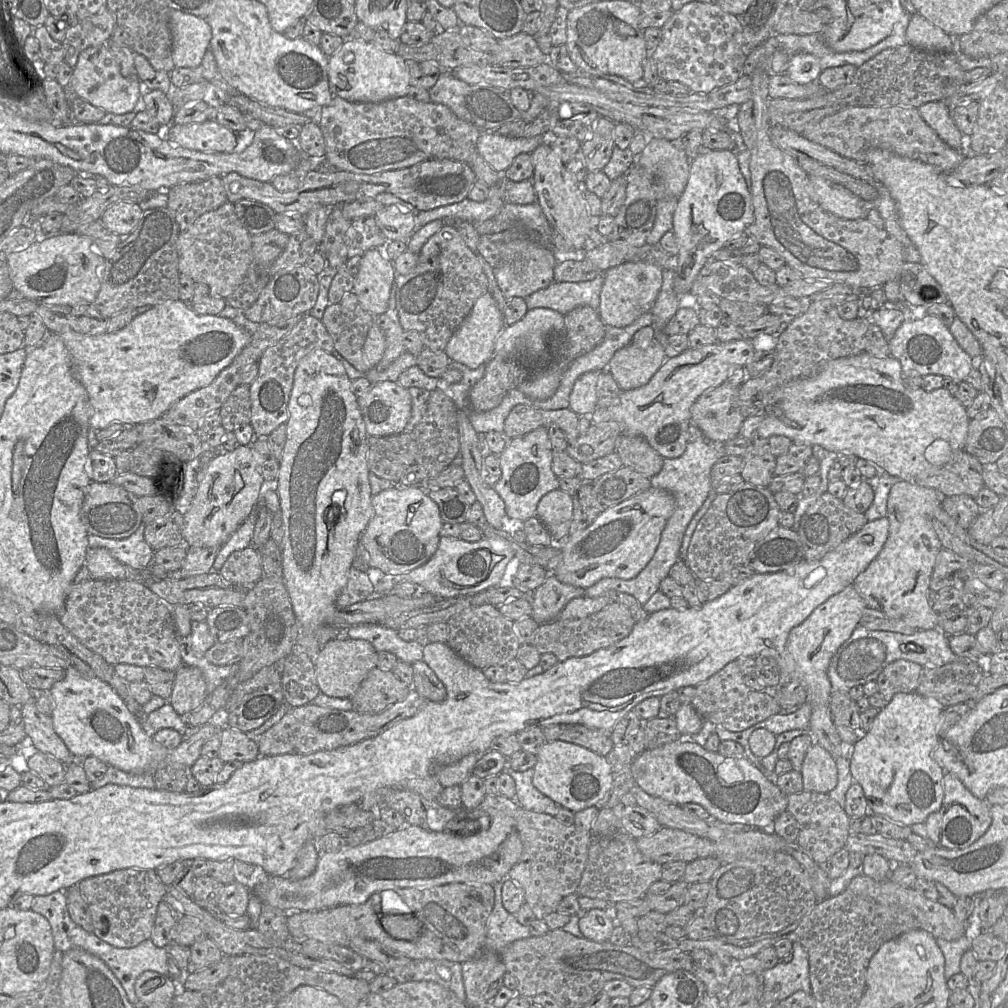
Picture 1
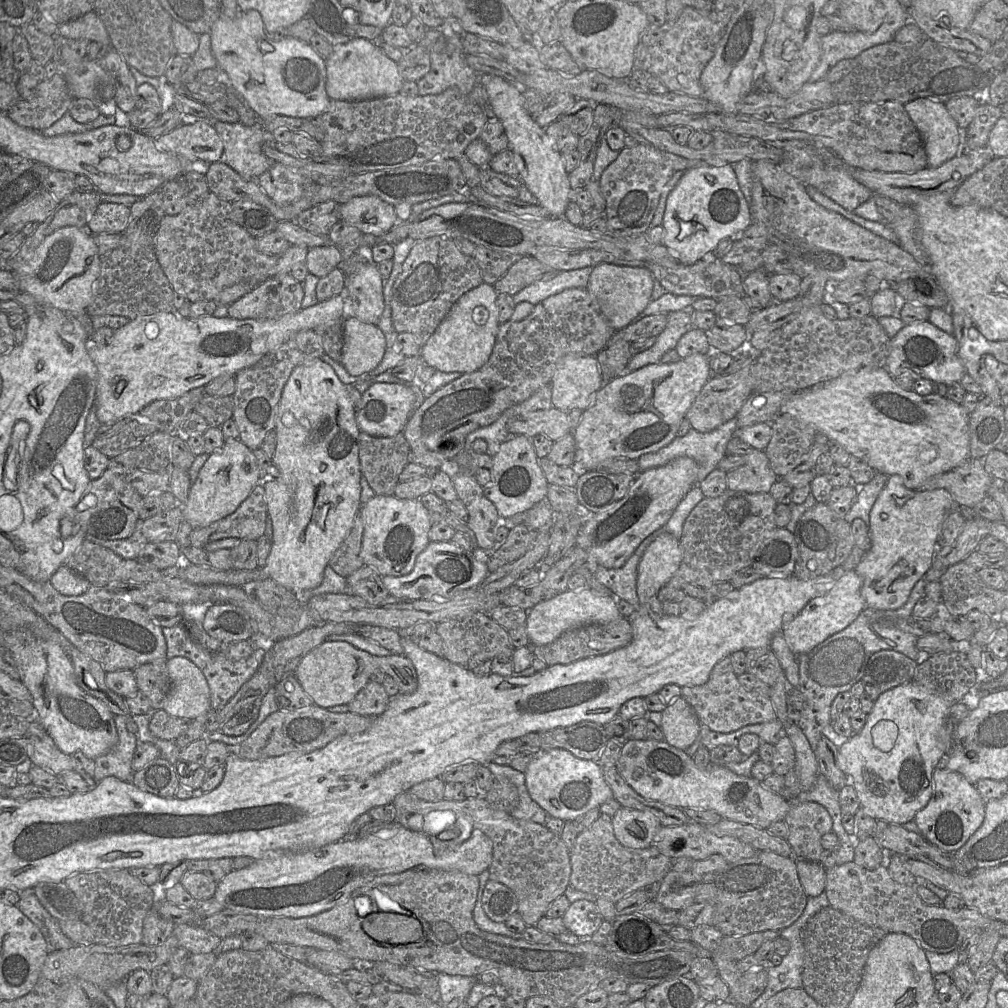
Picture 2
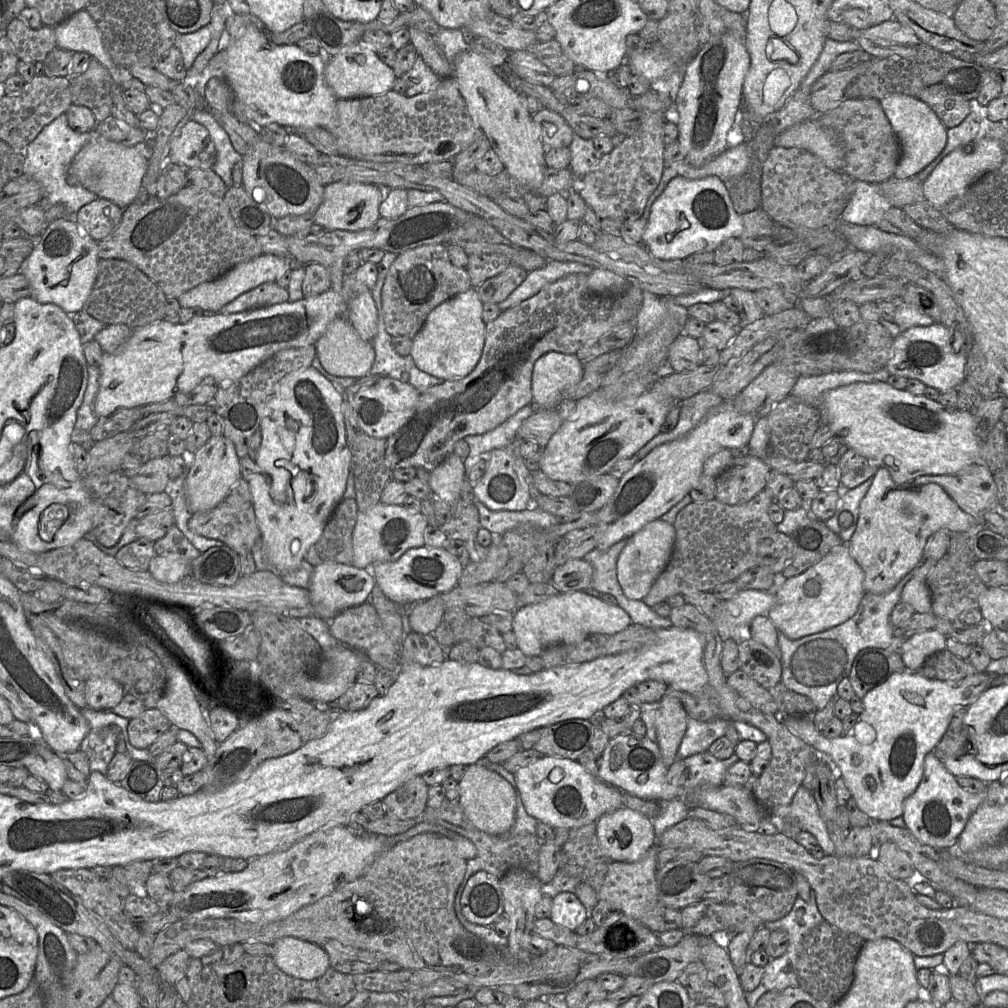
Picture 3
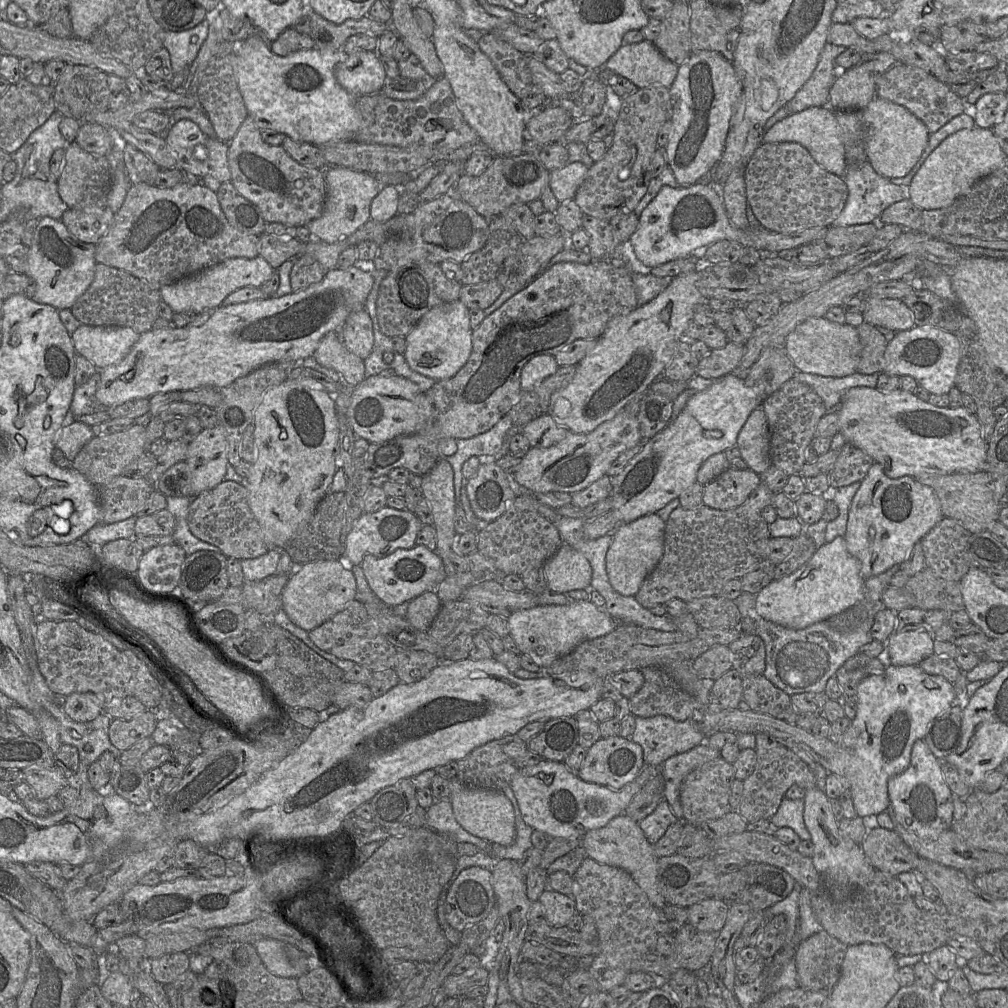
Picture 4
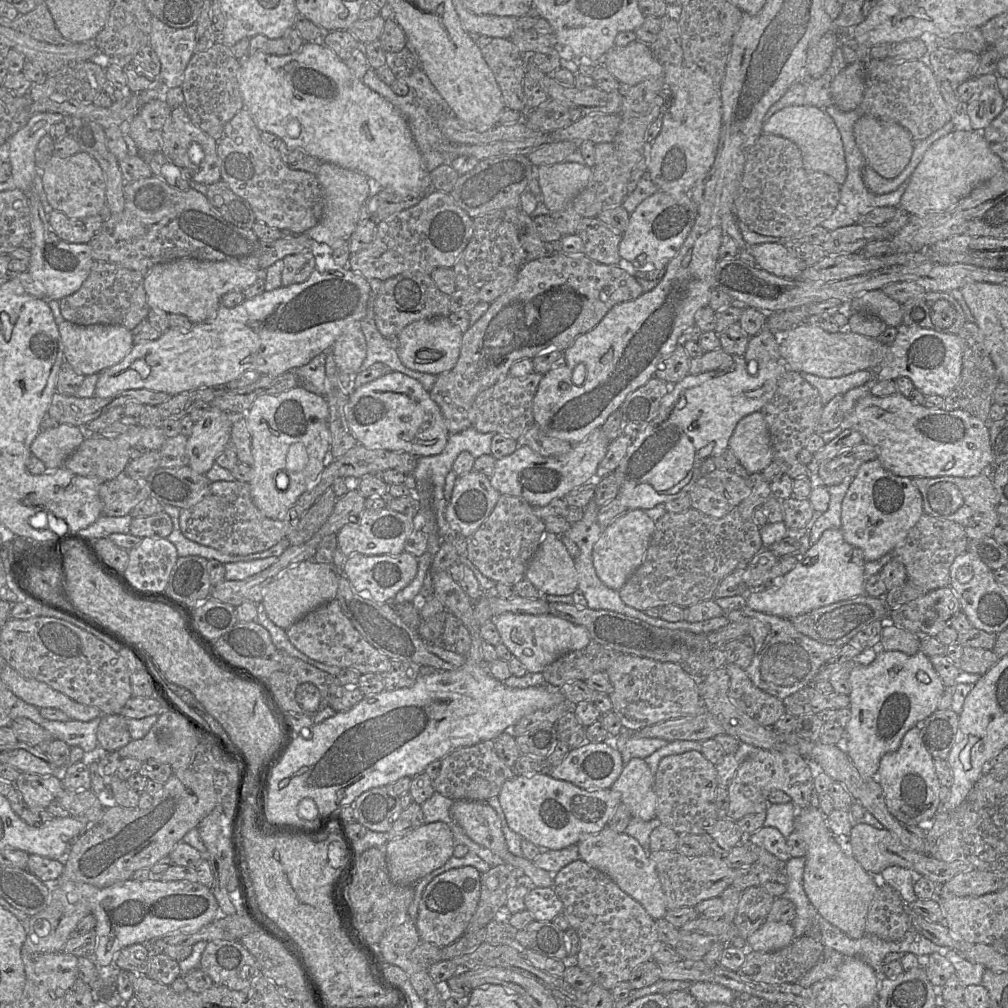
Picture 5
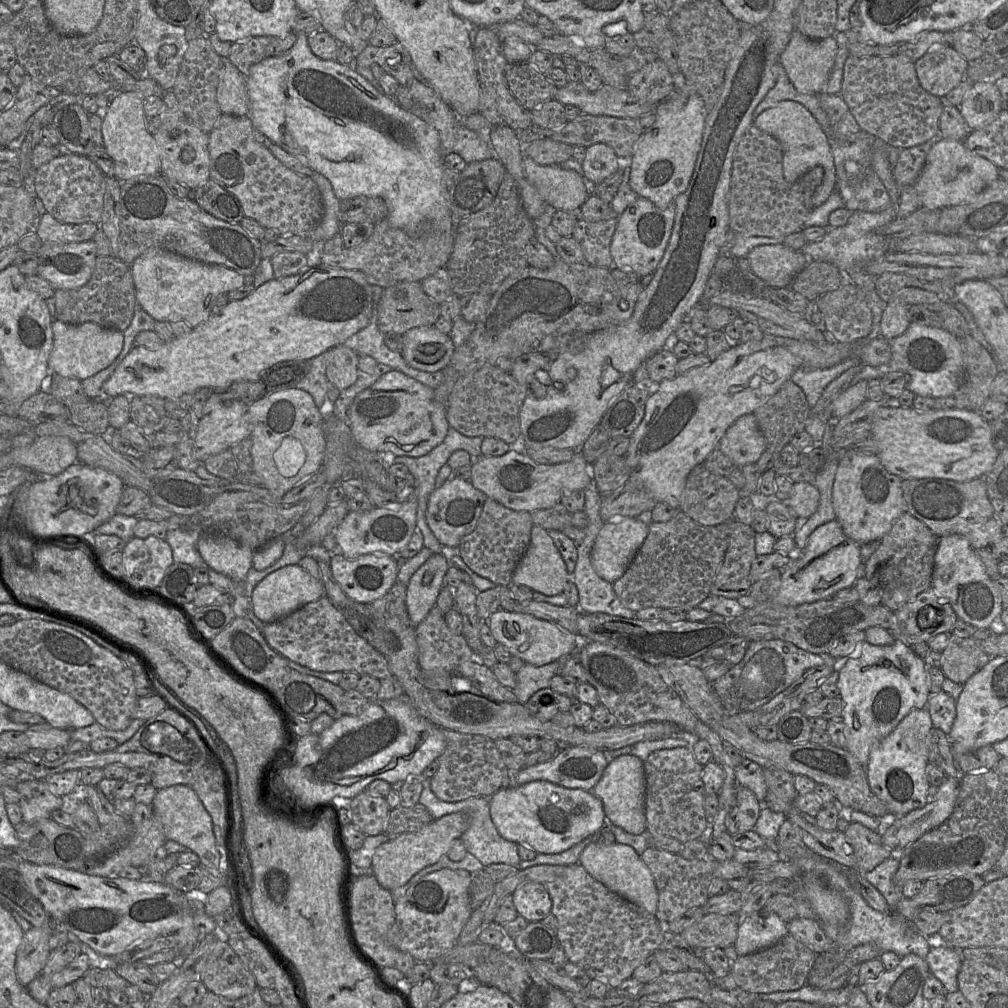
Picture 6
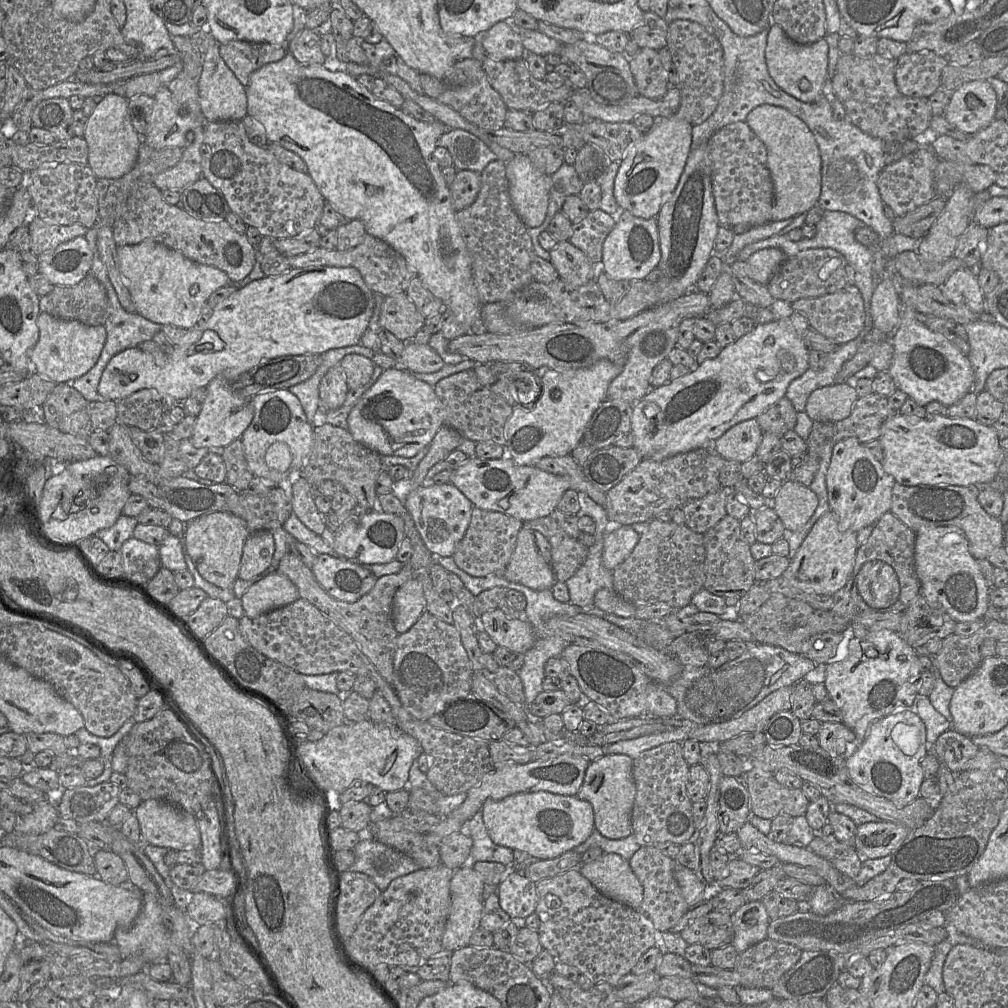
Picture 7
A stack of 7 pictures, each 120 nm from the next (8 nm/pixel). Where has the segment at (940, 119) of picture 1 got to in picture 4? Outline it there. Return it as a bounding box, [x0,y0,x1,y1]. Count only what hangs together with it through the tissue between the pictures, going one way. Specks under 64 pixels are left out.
[862,96,930,178]

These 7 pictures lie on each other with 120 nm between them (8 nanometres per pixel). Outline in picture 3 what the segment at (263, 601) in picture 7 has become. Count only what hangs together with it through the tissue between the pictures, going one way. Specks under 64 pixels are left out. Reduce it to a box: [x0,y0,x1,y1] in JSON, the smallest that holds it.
[307,563,375,613]

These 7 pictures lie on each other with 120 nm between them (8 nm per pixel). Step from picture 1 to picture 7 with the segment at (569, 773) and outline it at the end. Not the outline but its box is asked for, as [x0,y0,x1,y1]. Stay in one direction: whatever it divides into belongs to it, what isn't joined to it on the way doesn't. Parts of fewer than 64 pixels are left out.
[480,791,595,860]

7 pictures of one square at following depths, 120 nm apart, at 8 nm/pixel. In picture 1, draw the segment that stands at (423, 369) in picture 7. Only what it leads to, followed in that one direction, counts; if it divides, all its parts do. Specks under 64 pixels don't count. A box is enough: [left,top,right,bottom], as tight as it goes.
[444,291,504,369]

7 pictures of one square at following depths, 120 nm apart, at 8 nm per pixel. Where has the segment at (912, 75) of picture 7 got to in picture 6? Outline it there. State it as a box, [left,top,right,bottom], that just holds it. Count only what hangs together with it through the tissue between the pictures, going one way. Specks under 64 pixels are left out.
[914,46,969,98]

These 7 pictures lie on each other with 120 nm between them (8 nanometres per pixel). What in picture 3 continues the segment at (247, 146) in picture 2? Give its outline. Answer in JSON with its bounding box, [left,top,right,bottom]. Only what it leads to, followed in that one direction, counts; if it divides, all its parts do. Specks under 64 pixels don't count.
[190,110,242,187]

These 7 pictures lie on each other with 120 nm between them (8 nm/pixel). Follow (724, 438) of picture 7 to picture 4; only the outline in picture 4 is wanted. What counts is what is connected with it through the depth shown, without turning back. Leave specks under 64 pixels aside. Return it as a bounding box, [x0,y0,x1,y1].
[736,406,770,475]

